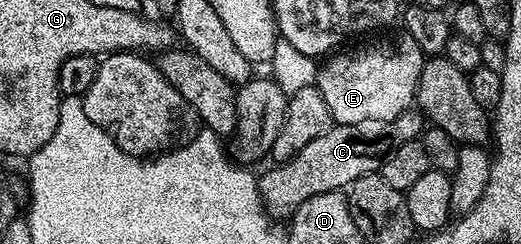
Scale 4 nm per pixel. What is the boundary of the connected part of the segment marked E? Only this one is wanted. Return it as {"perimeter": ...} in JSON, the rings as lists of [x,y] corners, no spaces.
{"perimeter":[[[399,35],[352,48],[349,52],[337,51],[319,65],[315,87],[319,88],[322,98],[326,98],[326,106],[330,106],[336,124],[389,120],[413,107],[426,57],[414,38]]]}

